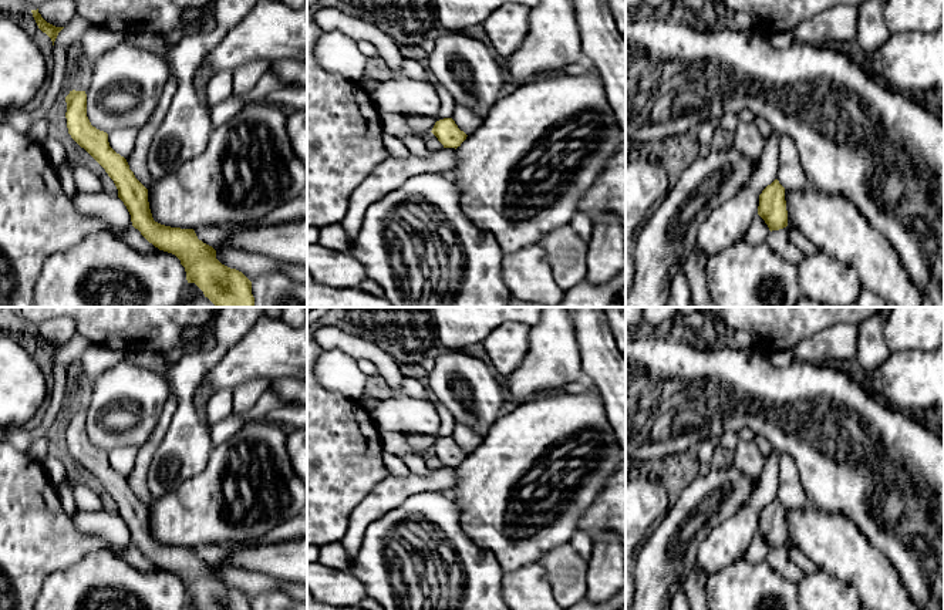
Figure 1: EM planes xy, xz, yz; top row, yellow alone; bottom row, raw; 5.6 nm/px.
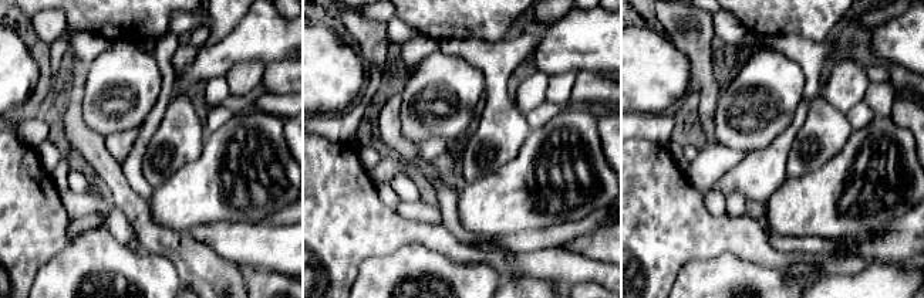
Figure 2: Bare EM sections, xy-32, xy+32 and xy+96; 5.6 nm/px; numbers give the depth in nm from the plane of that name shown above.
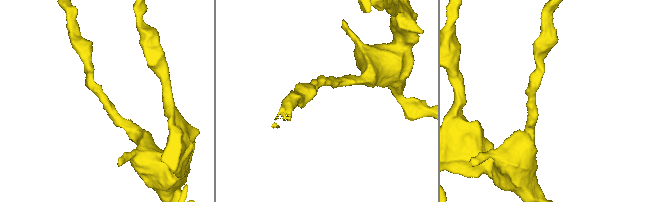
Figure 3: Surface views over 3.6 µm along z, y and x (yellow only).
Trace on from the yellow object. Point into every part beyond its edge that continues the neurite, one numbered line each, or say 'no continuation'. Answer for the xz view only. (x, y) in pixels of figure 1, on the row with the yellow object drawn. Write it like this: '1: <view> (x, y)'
no continuation

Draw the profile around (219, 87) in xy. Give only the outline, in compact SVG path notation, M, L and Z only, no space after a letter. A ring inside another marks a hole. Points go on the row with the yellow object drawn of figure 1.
M216 70L206 85L205 101L209 107L223 102L233 95L233 73L230 70Z

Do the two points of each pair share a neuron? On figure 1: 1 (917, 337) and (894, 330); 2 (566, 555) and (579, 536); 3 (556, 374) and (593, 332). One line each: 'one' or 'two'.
1: one
2: two
3: two

